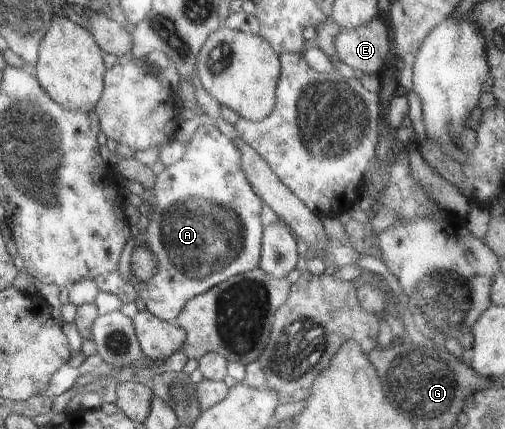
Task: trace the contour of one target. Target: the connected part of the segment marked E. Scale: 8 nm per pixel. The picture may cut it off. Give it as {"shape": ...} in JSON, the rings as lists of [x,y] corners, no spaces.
{"shape":[[[369,20],[353,30],[343,30],[335,38],[337,56],[358,75],[381,75],[389,65],[390,36],[383,22]]]}

